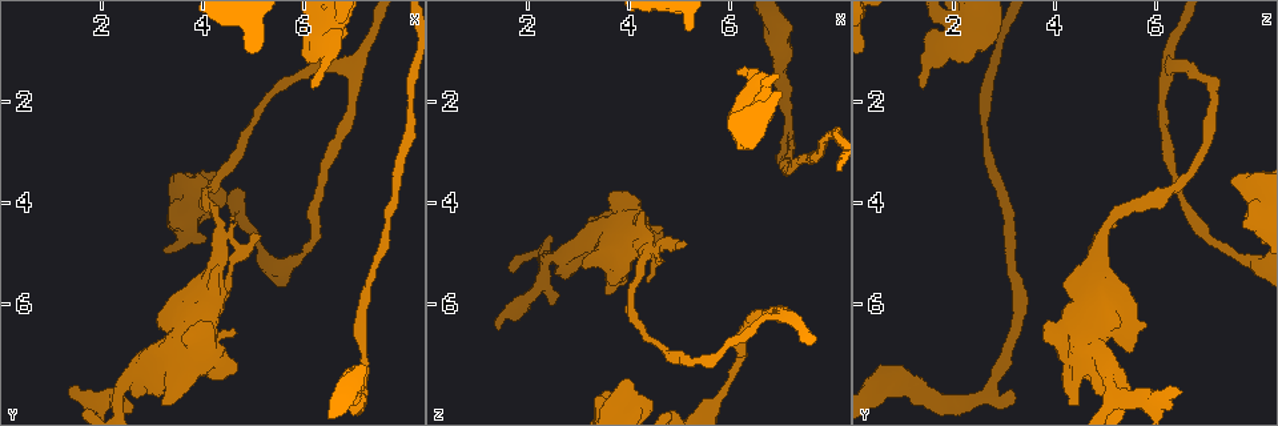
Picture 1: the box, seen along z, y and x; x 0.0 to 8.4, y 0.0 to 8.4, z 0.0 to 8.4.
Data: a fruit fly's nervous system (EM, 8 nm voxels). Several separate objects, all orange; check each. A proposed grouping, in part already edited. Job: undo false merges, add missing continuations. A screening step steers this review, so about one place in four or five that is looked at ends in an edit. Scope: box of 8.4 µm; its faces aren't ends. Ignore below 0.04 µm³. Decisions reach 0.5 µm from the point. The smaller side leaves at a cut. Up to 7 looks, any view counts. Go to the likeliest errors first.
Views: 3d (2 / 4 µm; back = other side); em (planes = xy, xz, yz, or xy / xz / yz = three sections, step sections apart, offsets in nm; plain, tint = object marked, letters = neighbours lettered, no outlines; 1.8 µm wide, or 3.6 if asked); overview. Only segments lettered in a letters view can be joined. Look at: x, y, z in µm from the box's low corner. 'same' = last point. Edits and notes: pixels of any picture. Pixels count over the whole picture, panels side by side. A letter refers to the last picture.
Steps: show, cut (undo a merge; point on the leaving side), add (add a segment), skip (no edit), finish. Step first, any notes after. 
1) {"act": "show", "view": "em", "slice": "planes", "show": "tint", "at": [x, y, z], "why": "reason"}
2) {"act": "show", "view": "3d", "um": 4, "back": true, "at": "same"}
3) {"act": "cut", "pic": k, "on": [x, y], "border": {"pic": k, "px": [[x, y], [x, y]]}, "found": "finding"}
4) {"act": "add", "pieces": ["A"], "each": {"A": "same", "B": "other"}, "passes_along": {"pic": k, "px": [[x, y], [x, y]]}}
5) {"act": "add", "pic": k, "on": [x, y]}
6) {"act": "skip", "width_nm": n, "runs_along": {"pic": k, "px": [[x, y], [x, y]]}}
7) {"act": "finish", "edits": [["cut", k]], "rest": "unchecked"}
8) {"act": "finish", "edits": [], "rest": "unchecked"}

{"act": "show", "view": "3d", "um": 4, "at": [6.15, 1.70, 1.40], "why": "branch stops here"}

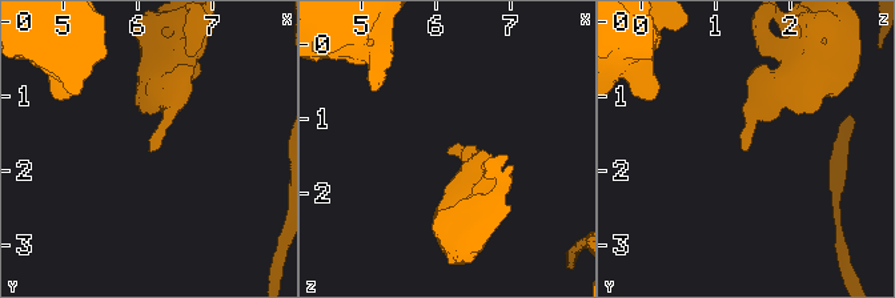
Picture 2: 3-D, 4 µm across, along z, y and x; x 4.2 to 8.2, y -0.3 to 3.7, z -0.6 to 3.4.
{"act": "show", "view": "em", "slice": "planes", "show": "letters", "at": [6.20, 1.75, 1.40]}

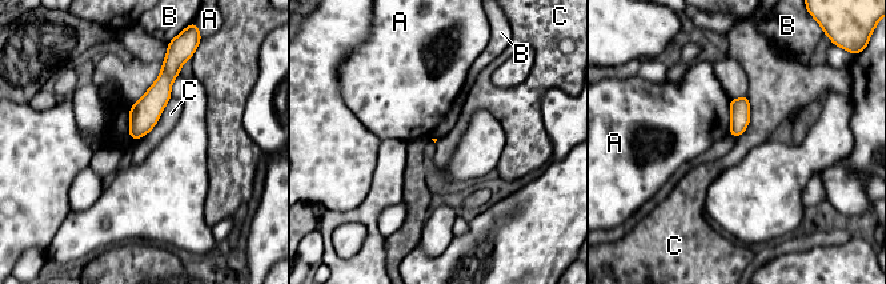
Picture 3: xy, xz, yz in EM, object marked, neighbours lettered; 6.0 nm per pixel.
{"act": "skip", "each": {"A": "other", "B": "other", "C": "other"}, "border": {"pic": 3, "px": [[171, 98], [156, 124], [137, 140]]}, "found": "none of them fits"}

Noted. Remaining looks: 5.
{"act": "show", "view": "em", "slice": "planes", "show": "letters", "at": [2.35, 7.75, 5.15], "why": "sharp bend"}

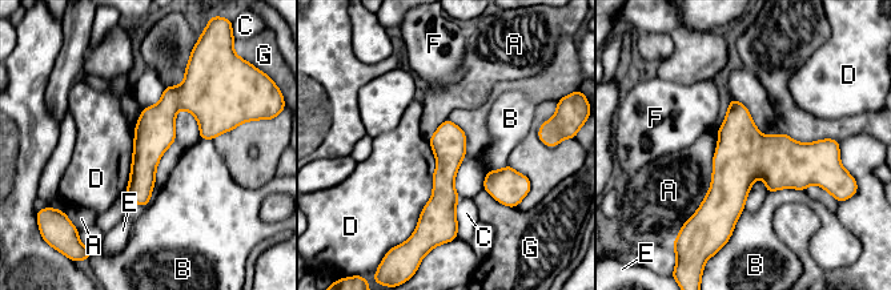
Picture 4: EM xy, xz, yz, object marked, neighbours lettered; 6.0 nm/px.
{"act": "skip", "width_nm": 200, "each": {"A": "other", "B": "other", "C": "other", "D": "other", "E": "other", "F": "other", "G": "other"}, "border": {"pic": 4, "px": [[433, 174], [433, 194], [412, 233]]}, "found": "one neuron here"}

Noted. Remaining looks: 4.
{"act": "show", "view": "3d", "um": 4, "at": [3.75, 3.85, 8.00], "why": "abrupt turn"}

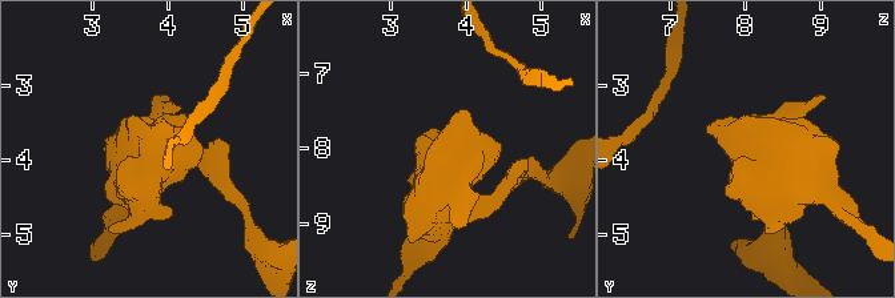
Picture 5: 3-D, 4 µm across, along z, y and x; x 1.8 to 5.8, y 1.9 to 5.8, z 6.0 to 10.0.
{"act": "show", "view": "em", "slice": "planes", "show": "letters", "at": [3.80, 3.85, 8.00], "why": "now the EM"}

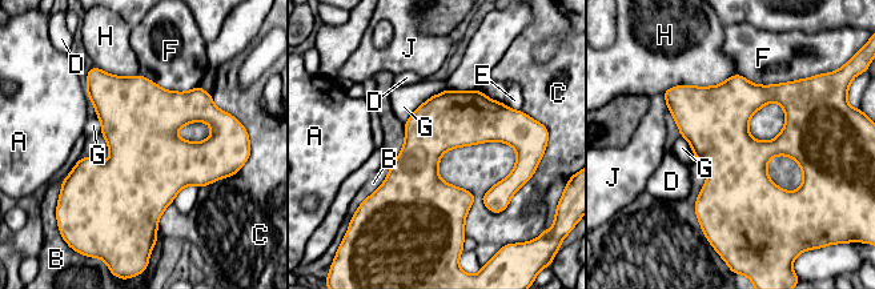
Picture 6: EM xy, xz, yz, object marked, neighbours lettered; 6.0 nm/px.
{"act": "skip", "each": {"A": "other", "B": "other", "C": "other", "D": "other", "E": "other", "F": "other", "G": "other", "H": "other", "J": "other"}, "border": {"pic": 6, "px": [[446, 88], [428, 97], [405, 123]]}, "found": "continuous, no second neuron"}

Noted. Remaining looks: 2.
{"act": "finish", "edits": [], "rest": "unchecked"}

